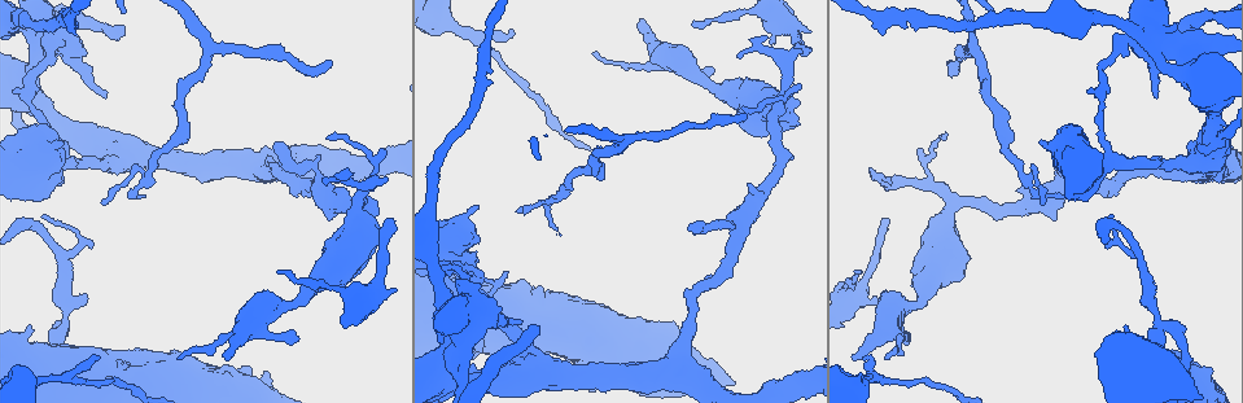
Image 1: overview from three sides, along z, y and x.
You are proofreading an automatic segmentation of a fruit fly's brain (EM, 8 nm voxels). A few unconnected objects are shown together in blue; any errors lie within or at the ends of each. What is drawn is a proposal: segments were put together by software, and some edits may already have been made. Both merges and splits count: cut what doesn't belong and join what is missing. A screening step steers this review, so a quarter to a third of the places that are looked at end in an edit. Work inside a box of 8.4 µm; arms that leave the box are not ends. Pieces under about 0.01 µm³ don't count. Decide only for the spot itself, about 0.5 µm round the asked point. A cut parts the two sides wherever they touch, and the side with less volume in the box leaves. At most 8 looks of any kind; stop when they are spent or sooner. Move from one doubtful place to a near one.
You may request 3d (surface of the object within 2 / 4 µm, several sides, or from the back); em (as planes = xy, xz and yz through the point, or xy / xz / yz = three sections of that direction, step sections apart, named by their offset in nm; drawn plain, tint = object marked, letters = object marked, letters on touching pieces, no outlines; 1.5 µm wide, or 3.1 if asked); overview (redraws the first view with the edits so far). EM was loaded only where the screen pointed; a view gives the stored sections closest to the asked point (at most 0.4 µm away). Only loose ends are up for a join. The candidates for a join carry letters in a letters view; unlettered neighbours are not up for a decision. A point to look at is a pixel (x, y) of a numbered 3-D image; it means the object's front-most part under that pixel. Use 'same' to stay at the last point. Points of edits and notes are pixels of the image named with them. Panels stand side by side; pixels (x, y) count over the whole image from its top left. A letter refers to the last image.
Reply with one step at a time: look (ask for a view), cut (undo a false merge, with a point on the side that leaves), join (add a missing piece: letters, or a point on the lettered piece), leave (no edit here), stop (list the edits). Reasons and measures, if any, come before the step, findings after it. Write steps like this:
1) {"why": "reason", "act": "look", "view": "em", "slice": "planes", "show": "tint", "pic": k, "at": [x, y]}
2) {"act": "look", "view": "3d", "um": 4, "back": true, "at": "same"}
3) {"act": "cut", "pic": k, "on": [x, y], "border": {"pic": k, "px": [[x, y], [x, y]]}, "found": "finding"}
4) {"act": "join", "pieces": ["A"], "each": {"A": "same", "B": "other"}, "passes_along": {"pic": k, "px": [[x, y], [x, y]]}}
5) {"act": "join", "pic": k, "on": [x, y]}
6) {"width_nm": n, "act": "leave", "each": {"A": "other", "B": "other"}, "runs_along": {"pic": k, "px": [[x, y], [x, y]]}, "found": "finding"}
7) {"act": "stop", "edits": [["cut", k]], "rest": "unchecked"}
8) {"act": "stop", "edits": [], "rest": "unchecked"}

{"why": "free end", "act": "look", "view": "em", "slice": "planes", "show": "tint", "pic": 1, "at": [863, 357]}

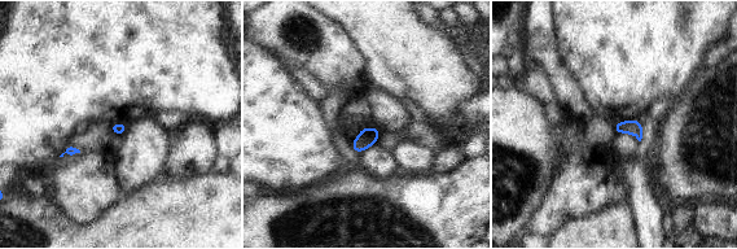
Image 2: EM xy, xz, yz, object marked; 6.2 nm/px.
{"act": "look", "view": "em", "slice": "planes", "show": "letters", "at": "same"}

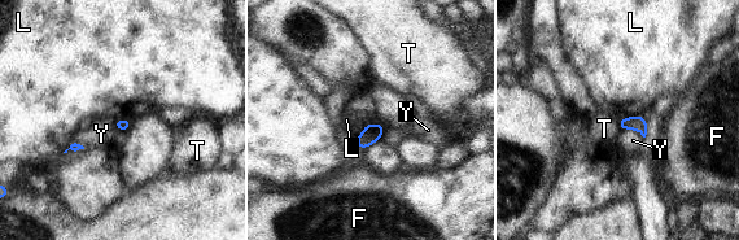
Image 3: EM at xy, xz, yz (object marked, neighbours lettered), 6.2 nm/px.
{"width_nm": 80, "act": "leave", "each": {"F": "other", "L": "other", "T": "other", "Y": "other"}, "border": {"pic": 3, "px": [[379, 121], [367, 123], [354, 139]]}, "found": "no lettered piece goes on from it"}

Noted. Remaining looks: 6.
{"why": "three arms meet", "act": "look", "view": "3d", "um": 4, "pic": 1, "at": [1138, 256]}

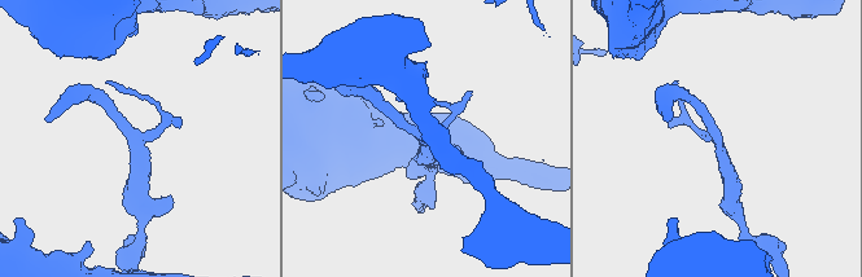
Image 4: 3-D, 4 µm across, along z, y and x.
{"arms": 3, "why": "shape alone is not enough", "act": "look", "view": "em", "slice": "xz", "step": 4, "show": "tint", "pic": 4, "at": [137, 146]}

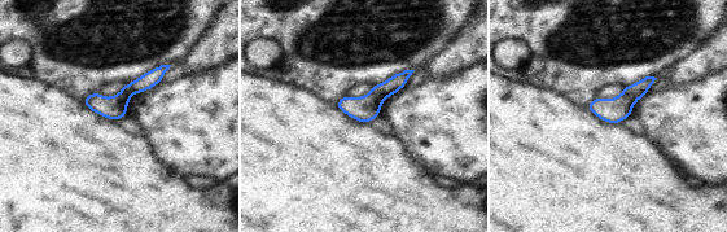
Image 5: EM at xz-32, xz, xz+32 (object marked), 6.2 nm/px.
{"act": "look", "view": "em", "slice": "planes", "show": "letters", "at": "same"}

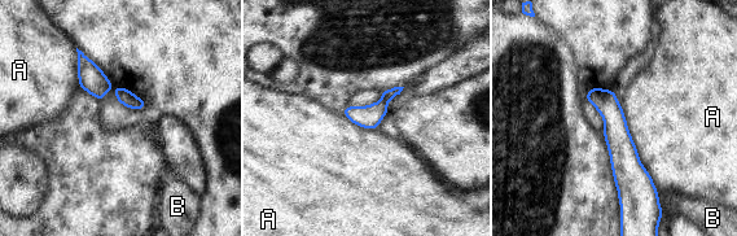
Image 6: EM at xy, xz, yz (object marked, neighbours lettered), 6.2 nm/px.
{"act": "leave", "each": {"A": "other", "B": "other"}, "found": "continuous, no second cell"}

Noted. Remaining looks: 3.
{"act": "look", "view": "3d", "um": 2, "pic": 1, "at": [960, 60]}

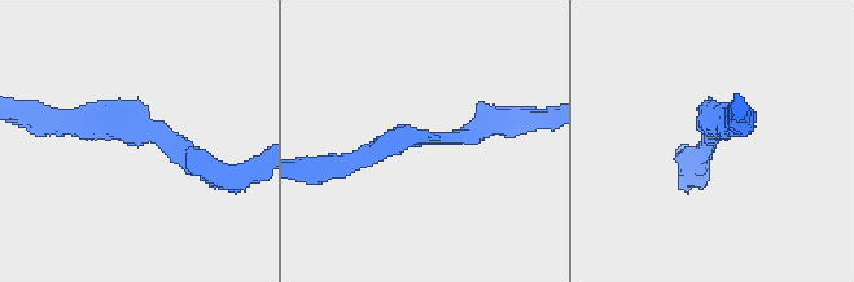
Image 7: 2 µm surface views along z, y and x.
{"why": "need the tissue", "act": "look", "view": "em", "slice": "planes", "show": "tint", "pic": 7, "at": [461, 138]}

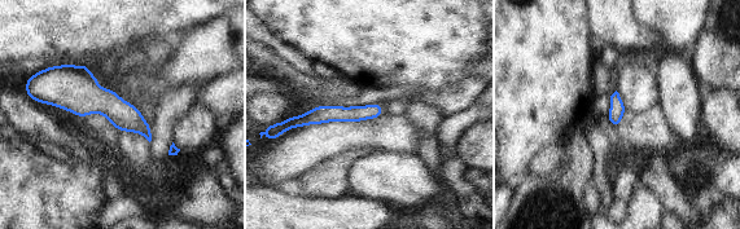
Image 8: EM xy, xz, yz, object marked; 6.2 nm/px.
{"act": "look", "view": "em", "slice": "planes", "show": "letters", "at": "same"}

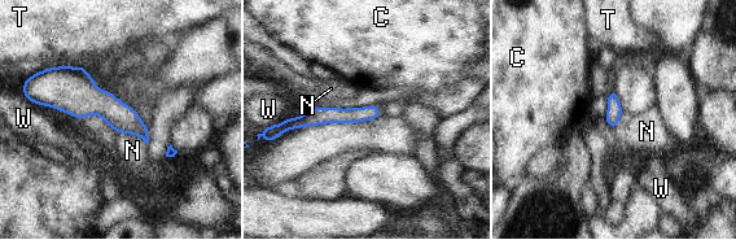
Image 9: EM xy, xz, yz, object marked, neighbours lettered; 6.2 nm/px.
{"longest_contact_nm": ["N", 220], "act": "leave", "each": {"C": "other", "N": "other", "T": "other", "W": "other"}, "runs_along": {"pic": 9, "px": [[376, 112], [318, 116], [290, 125]]}, "found": "one cell here"}

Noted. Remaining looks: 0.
{"act": "stop", "edits": [], "rest": "unchecked"}

